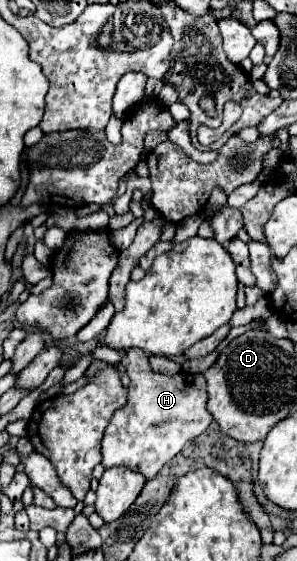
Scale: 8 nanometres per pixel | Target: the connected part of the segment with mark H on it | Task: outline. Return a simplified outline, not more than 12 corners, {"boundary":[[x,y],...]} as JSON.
{"boundary":[[128,349],[102,465],[154,479],[208,429],[204,375]]}

